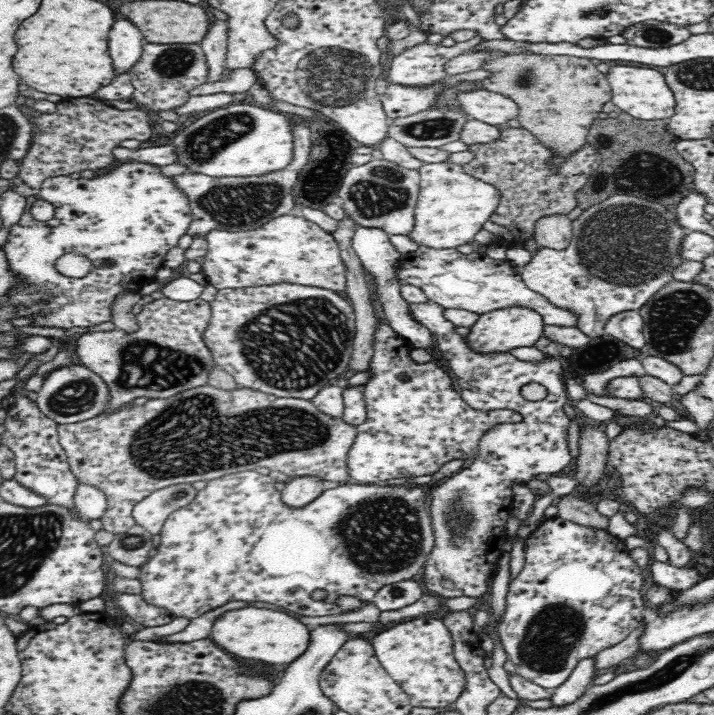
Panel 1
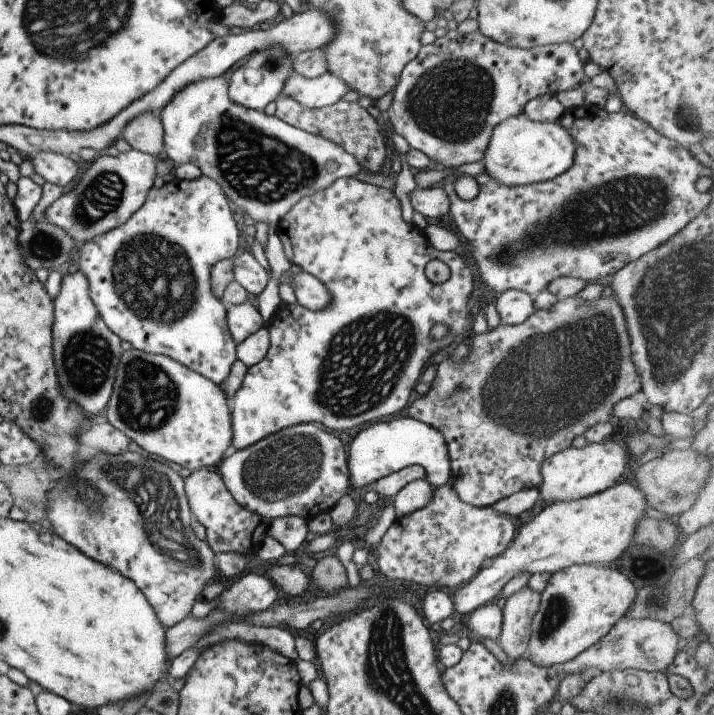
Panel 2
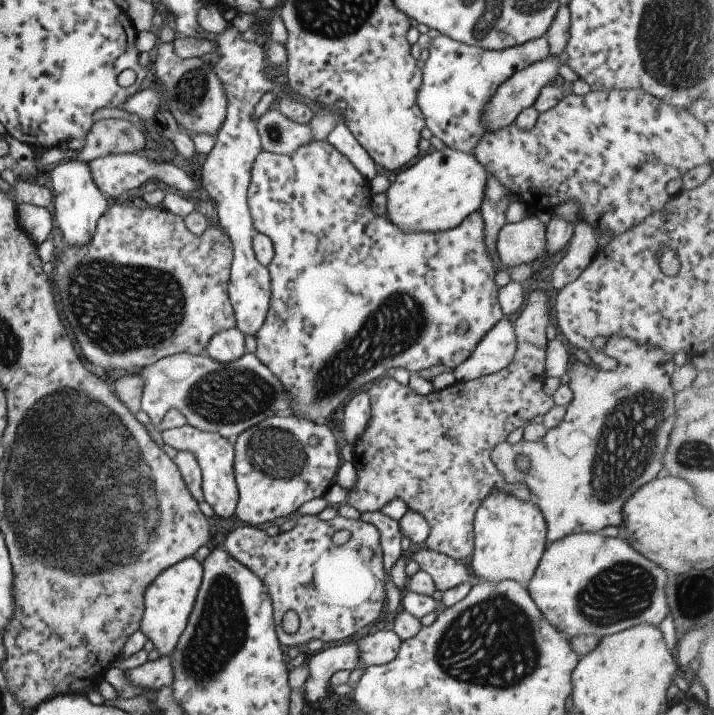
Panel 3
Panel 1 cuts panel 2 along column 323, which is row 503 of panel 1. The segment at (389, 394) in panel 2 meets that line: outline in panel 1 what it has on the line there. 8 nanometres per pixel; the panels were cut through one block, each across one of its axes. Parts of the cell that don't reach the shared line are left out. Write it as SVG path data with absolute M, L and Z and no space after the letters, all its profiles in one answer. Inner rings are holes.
M244 471L208 480L192 502L175 510L165 520L156 556L140 566L139 580L143 590L140 598L170 610L175 617L190 619L230 600L262 600L296 615L309 617L338 614L336 600L340 596L354 596L363 603L372 602L383 586L418 574L433 549L434 535L426 508L426 492L414 486L349 481L326 489L304 506L292 507L284 503L282 491L274 488L269 475ZM316 588L324 588L328 592L325 600L316 601L310 597Z

